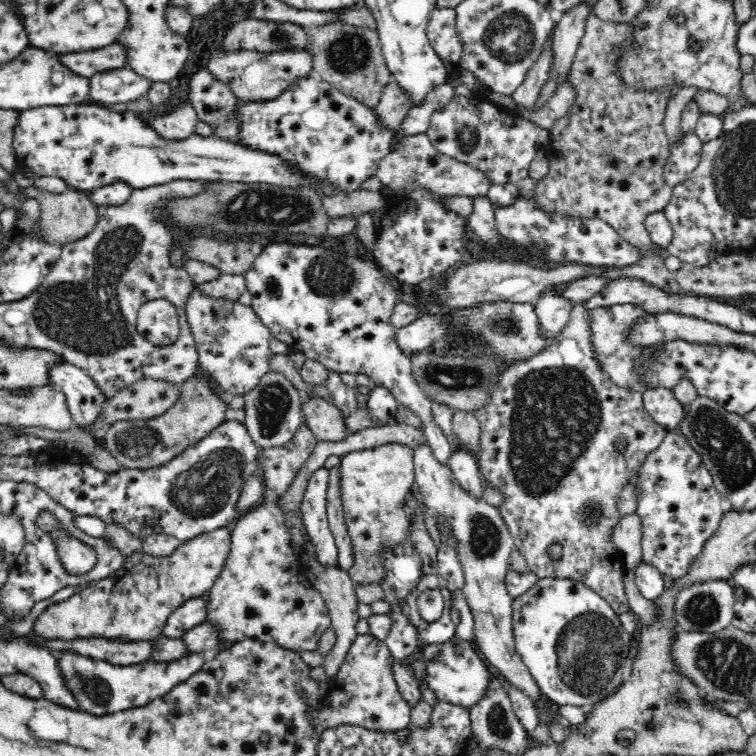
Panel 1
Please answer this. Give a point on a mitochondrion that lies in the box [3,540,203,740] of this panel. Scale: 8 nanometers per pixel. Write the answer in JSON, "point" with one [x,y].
{"point":[94,688]}

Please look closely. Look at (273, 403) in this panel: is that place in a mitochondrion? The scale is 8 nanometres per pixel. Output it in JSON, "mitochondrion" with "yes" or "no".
{"mitochondrion":"yes"}

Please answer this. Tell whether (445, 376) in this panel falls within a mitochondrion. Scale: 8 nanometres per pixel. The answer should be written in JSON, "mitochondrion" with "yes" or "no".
{"mitochondrion":"yes"}

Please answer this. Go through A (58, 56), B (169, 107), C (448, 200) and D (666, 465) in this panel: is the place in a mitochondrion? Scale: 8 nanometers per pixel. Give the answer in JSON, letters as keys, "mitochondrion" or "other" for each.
{"A":"other","B":"other","C":"other","D":"other"}

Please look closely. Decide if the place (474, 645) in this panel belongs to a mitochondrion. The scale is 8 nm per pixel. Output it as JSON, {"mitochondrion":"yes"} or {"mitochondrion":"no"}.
{"mitochondrion":"no"}

